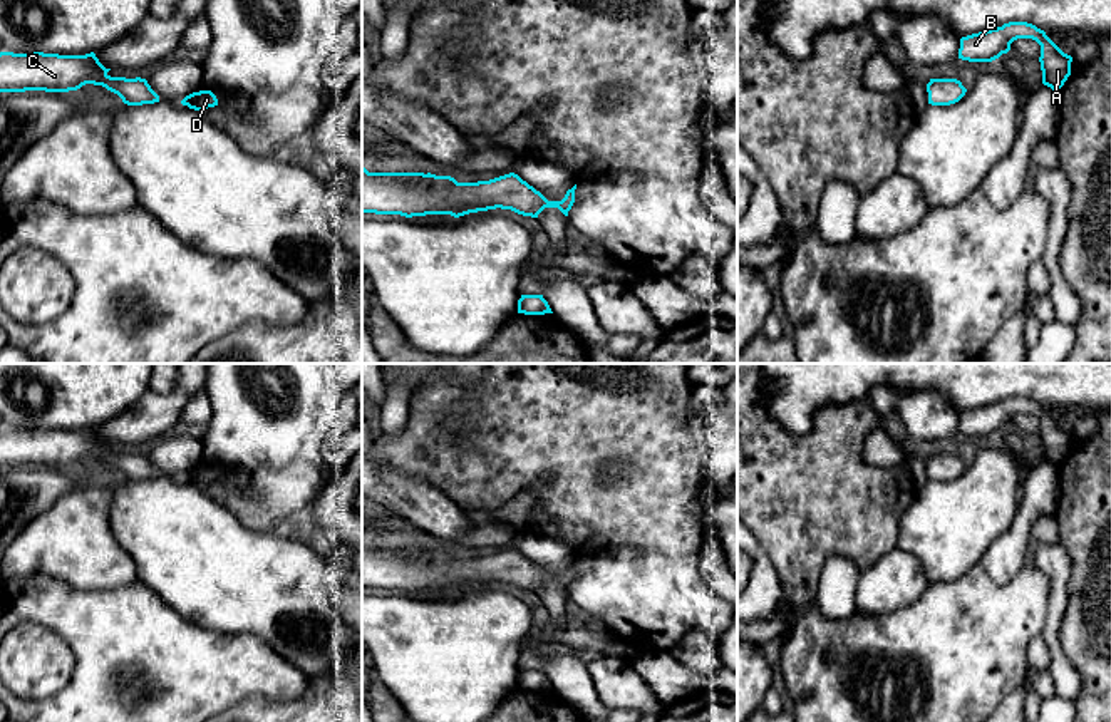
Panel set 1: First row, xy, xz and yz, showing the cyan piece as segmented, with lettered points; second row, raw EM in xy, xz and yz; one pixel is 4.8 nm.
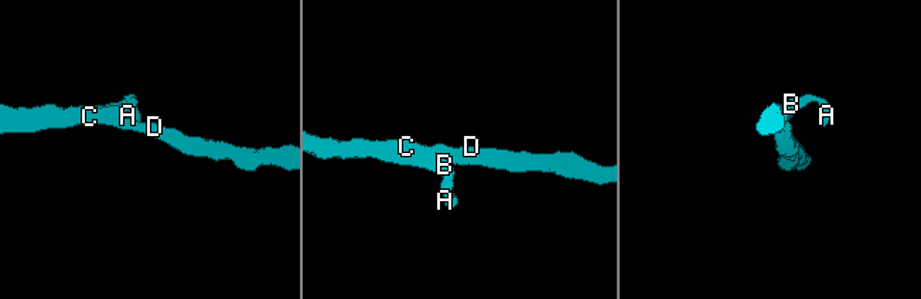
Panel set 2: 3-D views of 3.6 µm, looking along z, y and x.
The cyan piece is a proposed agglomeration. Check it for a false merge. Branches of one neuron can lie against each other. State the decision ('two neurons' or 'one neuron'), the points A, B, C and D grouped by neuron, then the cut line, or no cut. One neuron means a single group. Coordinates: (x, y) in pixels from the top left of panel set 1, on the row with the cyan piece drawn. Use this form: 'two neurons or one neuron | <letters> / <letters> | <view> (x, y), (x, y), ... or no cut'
one neuron | A B C D | no cut

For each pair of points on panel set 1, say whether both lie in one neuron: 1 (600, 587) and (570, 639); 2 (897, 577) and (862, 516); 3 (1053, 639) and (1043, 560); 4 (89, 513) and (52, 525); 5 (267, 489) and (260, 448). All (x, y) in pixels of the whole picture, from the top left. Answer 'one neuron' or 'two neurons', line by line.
1: two neurons
2: two neurons
3: one neuron
4: one neuron
5: two neurons

